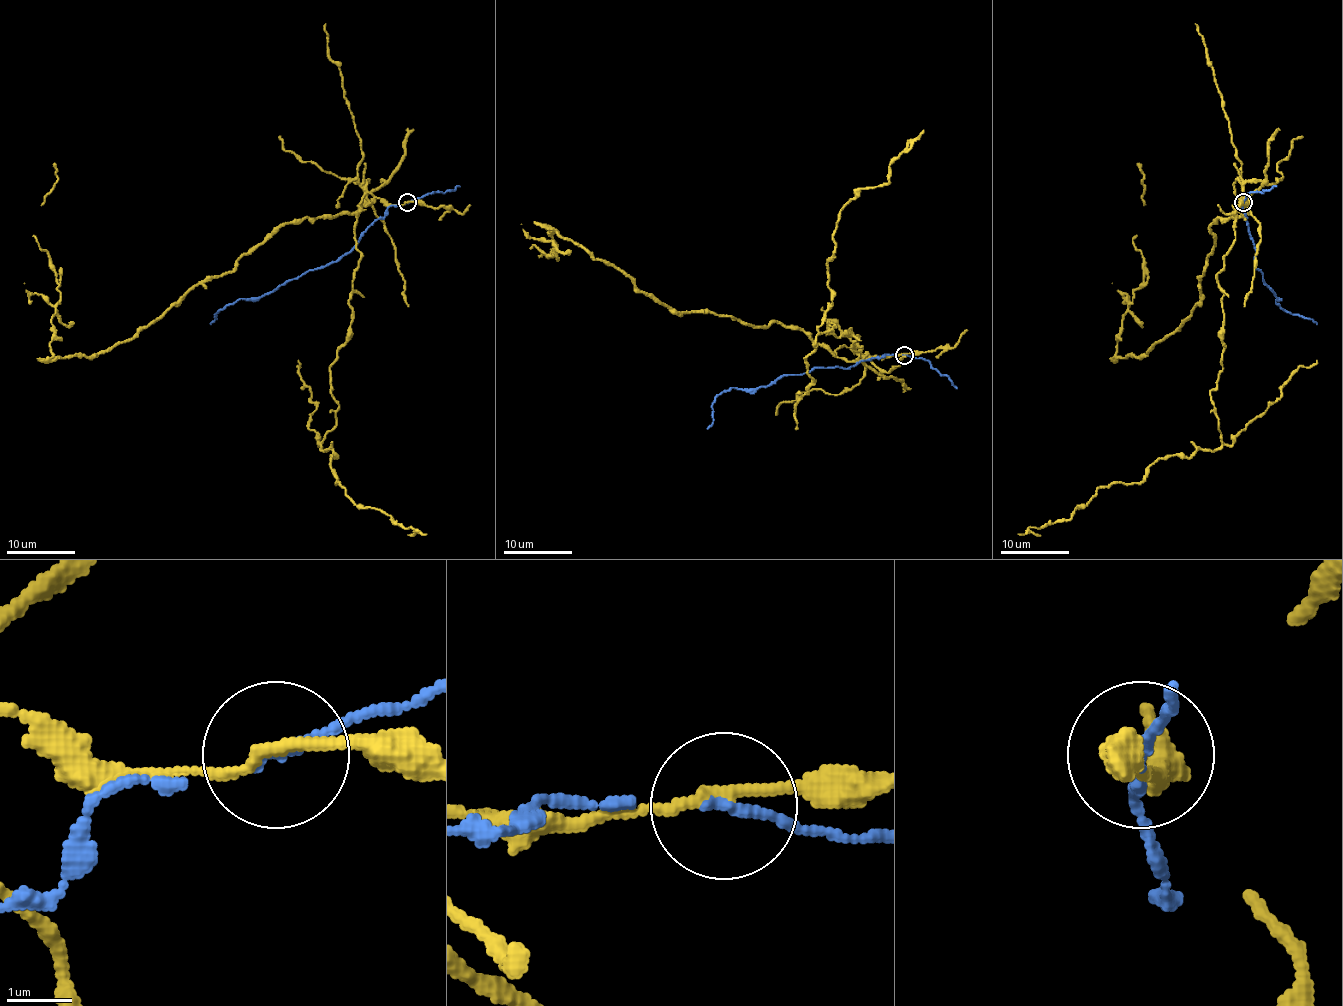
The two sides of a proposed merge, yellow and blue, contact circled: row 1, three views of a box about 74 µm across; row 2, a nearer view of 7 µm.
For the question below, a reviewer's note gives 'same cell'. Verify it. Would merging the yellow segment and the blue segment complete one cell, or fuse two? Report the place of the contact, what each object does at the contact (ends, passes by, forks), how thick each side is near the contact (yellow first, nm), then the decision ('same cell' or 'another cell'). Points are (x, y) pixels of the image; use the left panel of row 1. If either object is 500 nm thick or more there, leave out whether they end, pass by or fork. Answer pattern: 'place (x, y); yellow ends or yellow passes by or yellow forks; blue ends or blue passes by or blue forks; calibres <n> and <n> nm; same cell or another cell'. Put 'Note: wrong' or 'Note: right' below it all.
place (407, 202); yellow passes by; blue passes by; calibres 160 and 120 nm; another cell
Note: wrong

